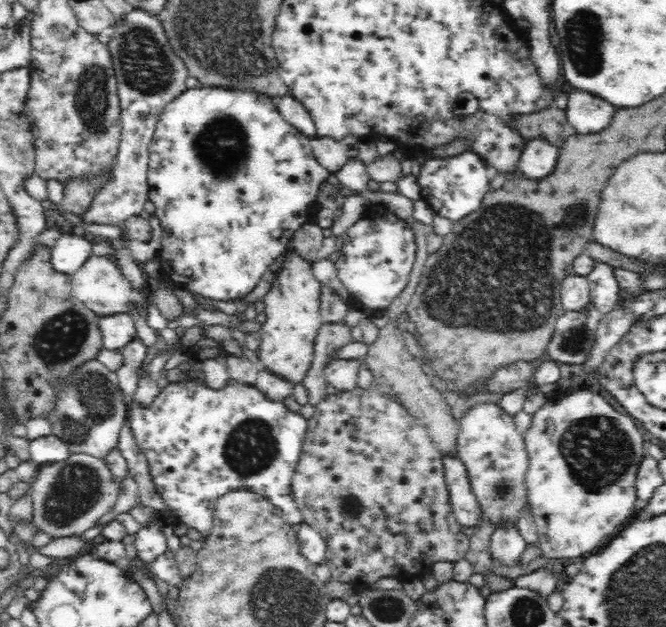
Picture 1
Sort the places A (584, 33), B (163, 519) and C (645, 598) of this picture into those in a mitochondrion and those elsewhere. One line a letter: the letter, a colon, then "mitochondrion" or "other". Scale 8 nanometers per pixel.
A: mitochondrion
B: other
C: mitochondrion

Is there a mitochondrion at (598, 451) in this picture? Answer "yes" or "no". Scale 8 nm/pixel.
yes

